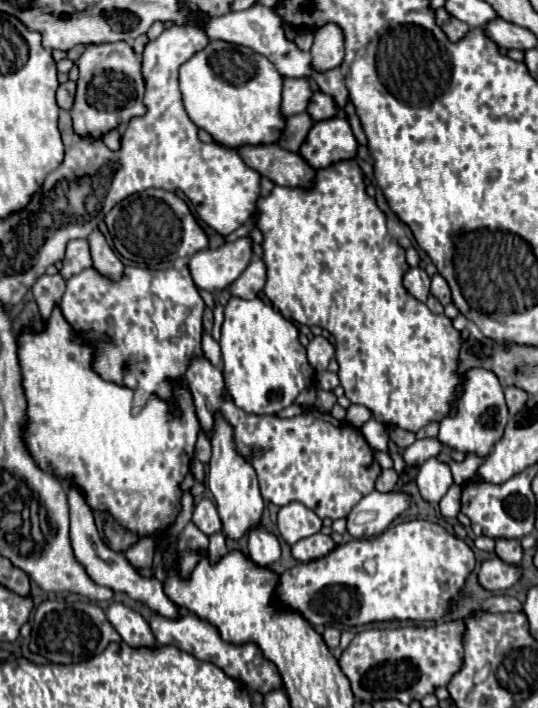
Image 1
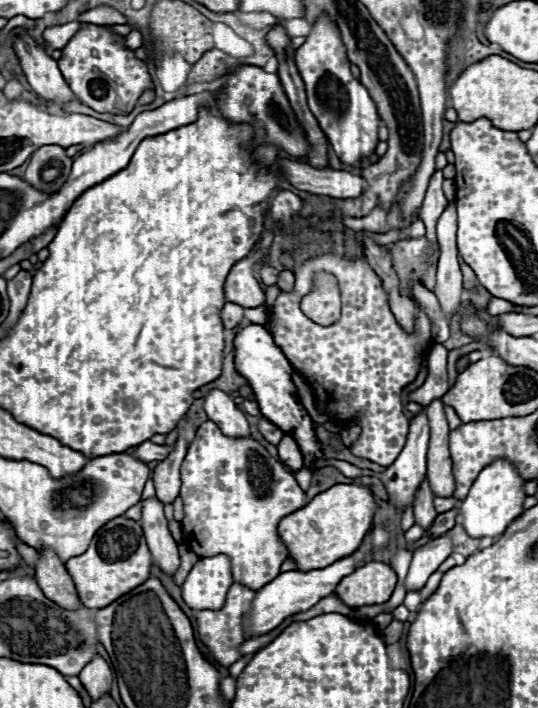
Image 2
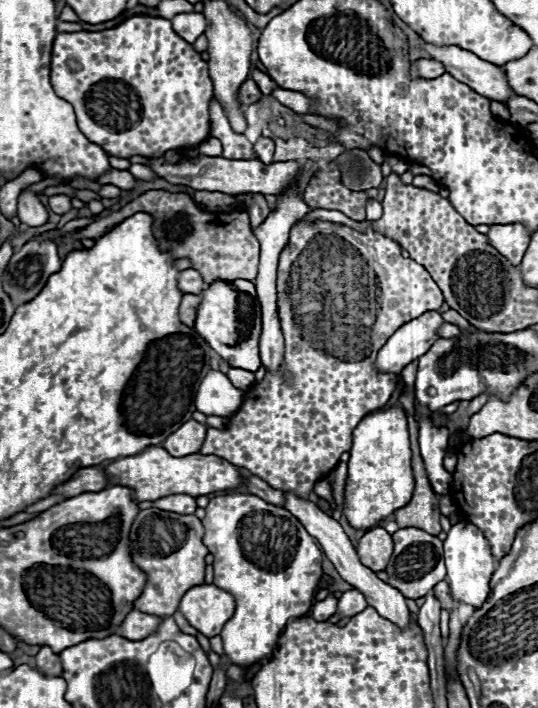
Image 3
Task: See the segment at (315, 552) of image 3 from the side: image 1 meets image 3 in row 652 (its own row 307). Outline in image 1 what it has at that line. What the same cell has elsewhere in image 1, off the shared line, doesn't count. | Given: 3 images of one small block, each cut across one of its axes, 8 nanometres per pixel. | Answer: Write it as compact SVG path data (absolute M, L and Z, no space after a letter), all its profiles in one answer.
M230 298L224 308L220 346L228 394L244 412L276 414L290 406L314 380L314 370L306 360L306 350L298 342L298 328L262 298Z

